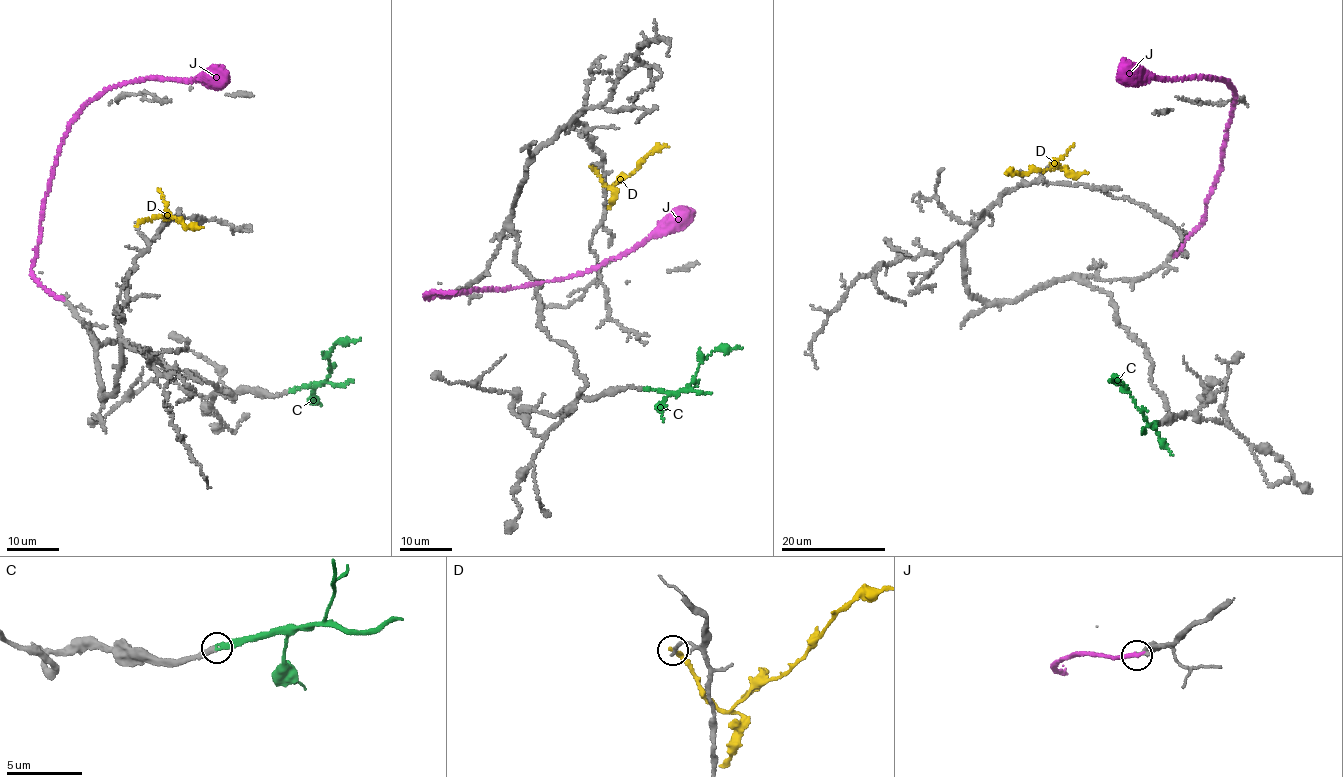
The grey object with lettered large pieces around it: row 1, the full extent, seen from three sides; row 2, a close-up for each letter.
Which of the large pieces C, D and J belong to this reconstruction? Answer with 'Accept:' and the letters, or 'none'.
Accept: C

